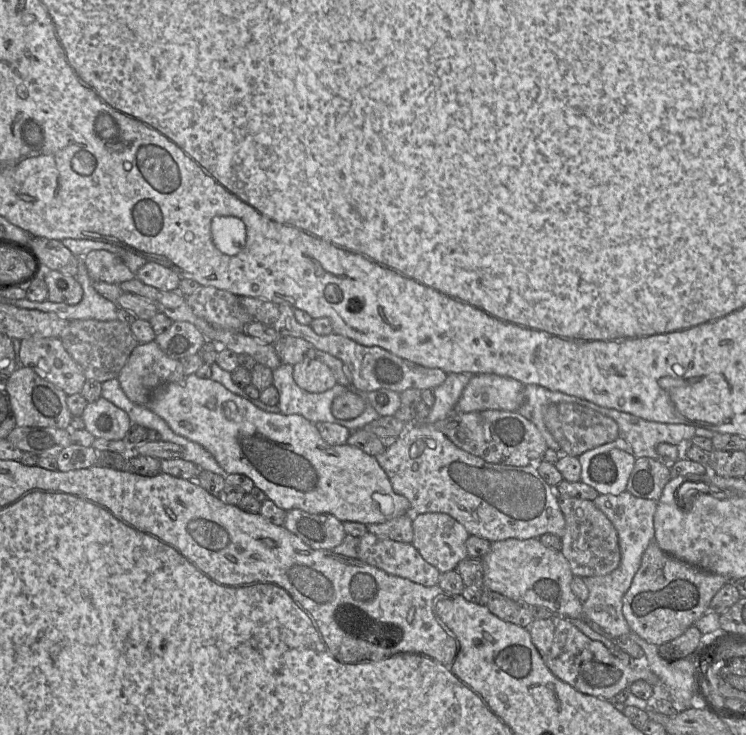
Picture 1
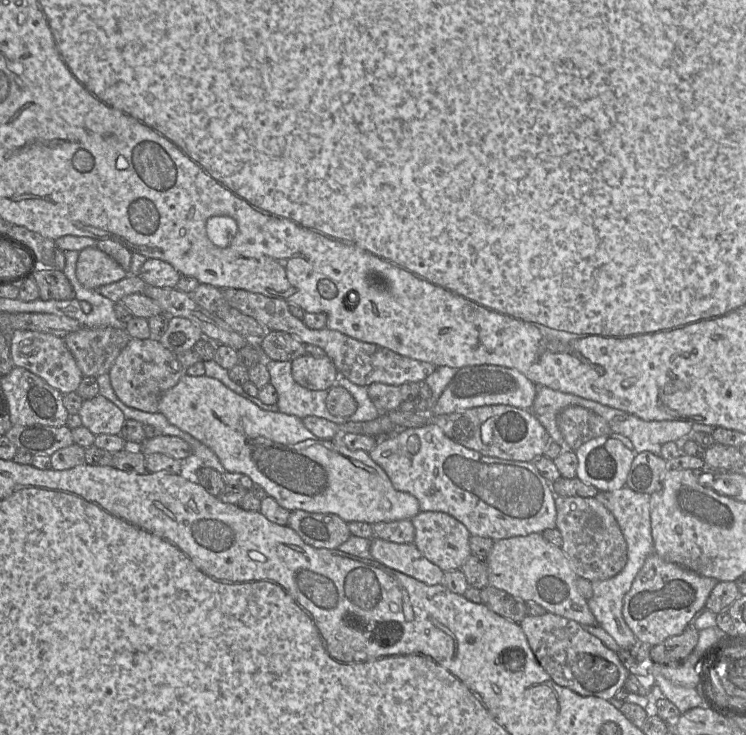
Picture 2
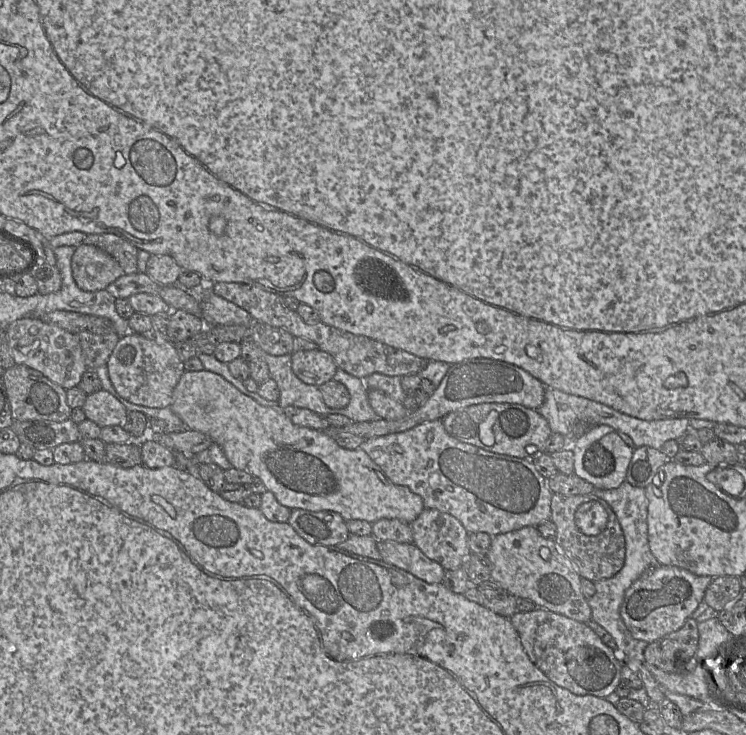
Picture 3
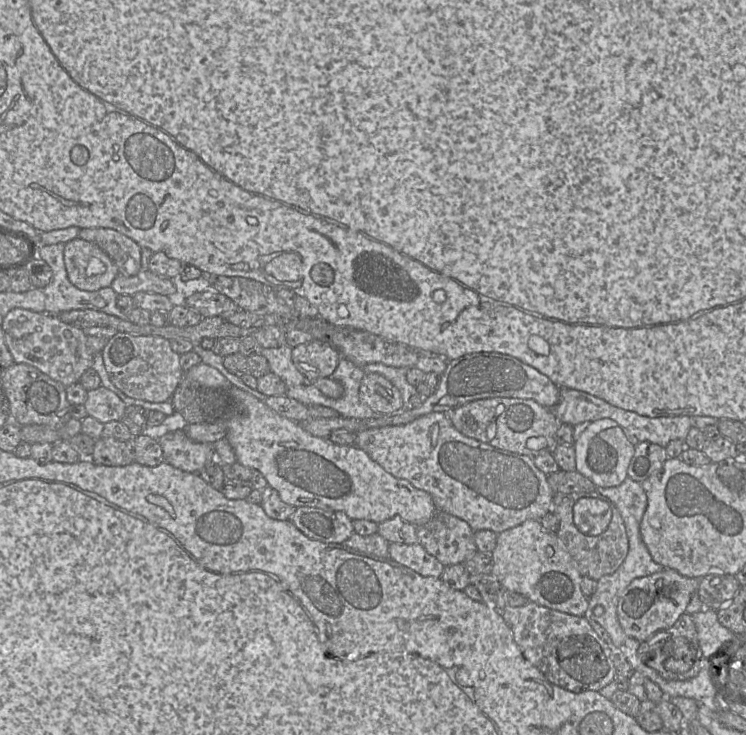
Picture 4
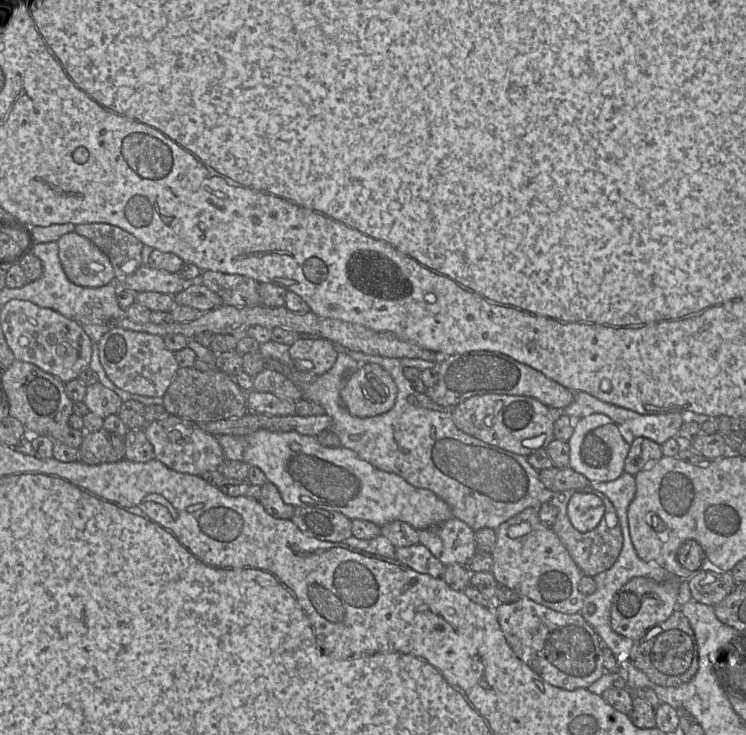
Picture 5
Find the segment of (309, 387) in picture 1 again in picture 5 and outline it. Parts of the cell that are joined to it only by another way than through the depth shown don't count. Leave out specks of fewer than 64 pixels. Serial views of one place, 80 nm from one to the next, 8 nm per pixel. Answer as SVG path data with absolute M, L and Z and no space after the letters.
M302 336L289 347L289 355L298 371L322 375L335 364L338 347L323 338Z

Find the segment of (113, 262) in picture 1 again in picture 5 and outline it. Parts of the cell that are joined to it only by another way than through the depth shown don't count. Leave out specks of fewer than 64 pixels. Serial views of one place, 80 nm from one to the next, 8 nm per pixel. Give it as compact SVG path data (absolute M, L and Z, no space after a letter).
M70 232L57 244L63 270L72 283L96 288L115 282L109 258L86 237Z

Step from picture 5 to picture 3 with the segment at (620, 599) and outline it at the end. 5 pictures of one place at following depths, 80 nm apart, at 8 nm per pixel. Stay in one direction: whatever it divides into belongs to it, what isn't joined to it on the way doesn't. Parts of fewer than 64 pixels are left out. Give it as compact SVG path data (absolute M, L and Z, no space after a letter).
M677 566L650 567L625 592L620 607L621 618L637 639L651 643L679 630L691 617L712 582L710 576L699 576Z

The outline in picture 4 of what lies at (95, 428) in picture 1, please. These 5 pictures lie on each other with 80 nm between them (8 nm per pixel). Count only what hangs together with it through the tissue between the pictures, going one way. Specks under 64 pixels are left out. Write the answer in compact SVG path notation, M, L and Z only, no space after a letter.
M102 385L94 390L87 391L84 406L88 415L102 424L121 421L127 407L114 392Z

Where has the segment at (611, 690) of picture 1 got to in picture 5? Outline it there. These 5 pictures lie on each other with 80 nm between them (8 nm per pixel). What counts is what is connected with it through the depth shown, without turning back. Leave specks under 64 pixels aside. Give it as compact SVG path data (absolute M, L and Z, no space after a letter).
M521 597L513 603L492 604L492 609L498 619L505 640L514 654L551 685L565 690L587 689L606 673L600 646L600 639L602 638L596 634L592 626L585 621L580 613L558 612L526 597Z

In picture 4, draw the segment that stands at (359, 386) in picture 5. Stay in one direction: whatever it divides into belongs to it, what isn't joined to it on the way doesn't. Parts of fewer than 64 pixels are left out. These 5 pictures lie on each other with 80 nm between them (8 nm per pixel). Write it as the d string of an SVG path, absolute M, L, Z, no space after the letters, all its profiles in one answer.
M365 374L359 393L362 402L375 414L391 414L403 408L399 390L380 374Z

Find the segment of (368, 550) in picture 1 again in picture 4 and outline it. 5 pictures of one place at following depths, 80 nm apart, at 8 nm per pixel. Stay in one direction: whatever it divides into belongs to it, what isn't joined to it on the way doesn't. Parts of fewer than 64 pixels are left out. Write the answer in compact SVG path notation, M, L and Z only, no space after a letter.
M389 543L389 557L424 577L440 578L444 566L431 556L421 544Z

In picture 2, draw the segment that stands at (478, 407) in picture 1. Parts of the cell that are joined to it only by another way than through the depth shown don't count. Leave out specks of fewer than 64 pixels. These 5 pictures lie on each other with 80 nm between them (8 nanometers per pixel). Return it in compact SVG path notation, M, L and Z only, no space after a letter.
M475 365L456 369L456 373L440 395L430 413L451 414L469 408L504 404L529 410L535 400L537 385L514 368L499 365Z

